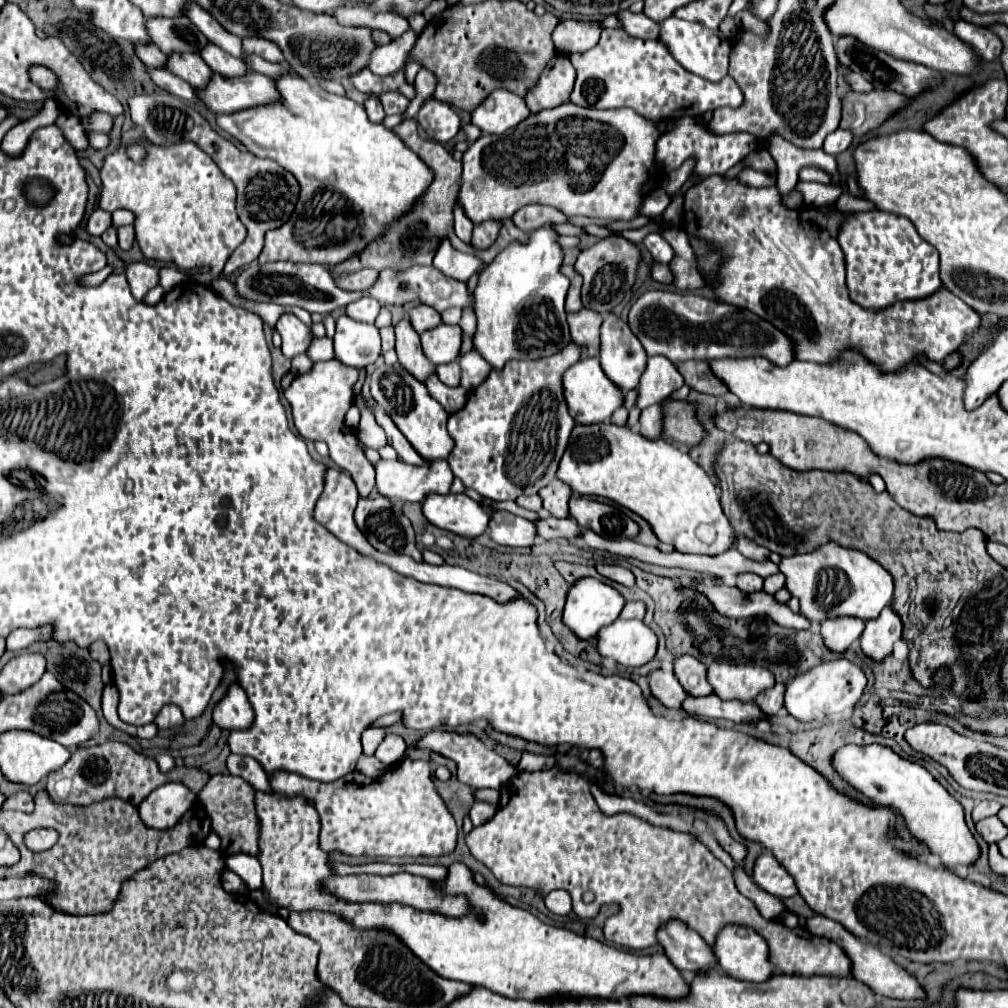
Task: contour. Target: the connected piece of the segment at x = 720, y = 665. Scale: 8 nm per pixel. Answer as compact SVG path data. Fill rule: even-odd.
M716 660L707 667L707 681L719 699L739 699L743 703L755 701L755 697L775 685L773 673L761 665L732 664Z

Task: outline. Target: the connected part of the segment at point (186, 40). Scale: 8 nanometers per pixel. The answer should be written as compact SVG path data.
M151 17L147 19L145 27L151 43L155 43L161 51L187 51L187 53L199 53L209 41L207 37L187 19L167 19L167 17Z

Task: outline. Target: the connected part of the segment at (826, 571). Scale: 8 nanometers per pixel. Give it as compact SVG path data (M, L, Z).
M827 543L813 553L783 557L779 571L785 575L787 591L799 599L799 613L811 623L837 617L871 621L893 599L893 579L877 561L861 551L845 549L835 543Z

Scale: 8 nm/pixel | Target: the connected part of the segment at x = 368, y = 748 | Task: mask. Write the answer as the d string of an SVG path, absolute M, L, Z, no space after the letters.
M365 729L361 735L363 755L373 755L383 737L385 737L385 729Z

